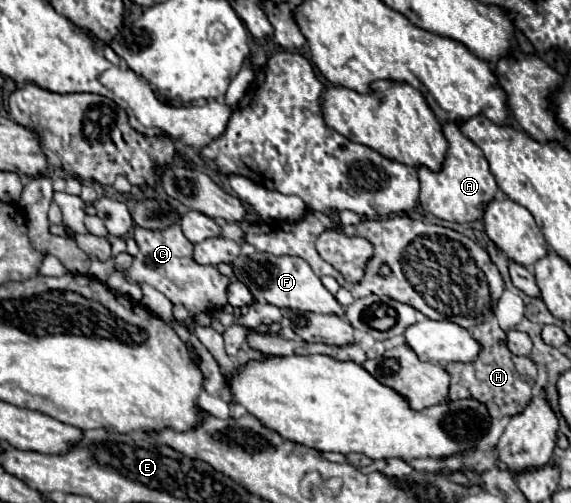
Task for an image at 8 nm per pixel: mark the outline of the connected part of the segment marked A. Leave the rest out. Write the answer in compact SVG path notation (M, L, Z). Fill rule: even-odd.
M441 123L441 131L449 145L441 169L431 171L425 165L417 167L421 181L421 197L419 197L421 207L425 213L431 213L445 221L469 223L481 219L481 205L489 203L489 199L493 199L497 193L497 183L489 171L487 159L475 143L471 143L467 137L461 135L455 123Z

